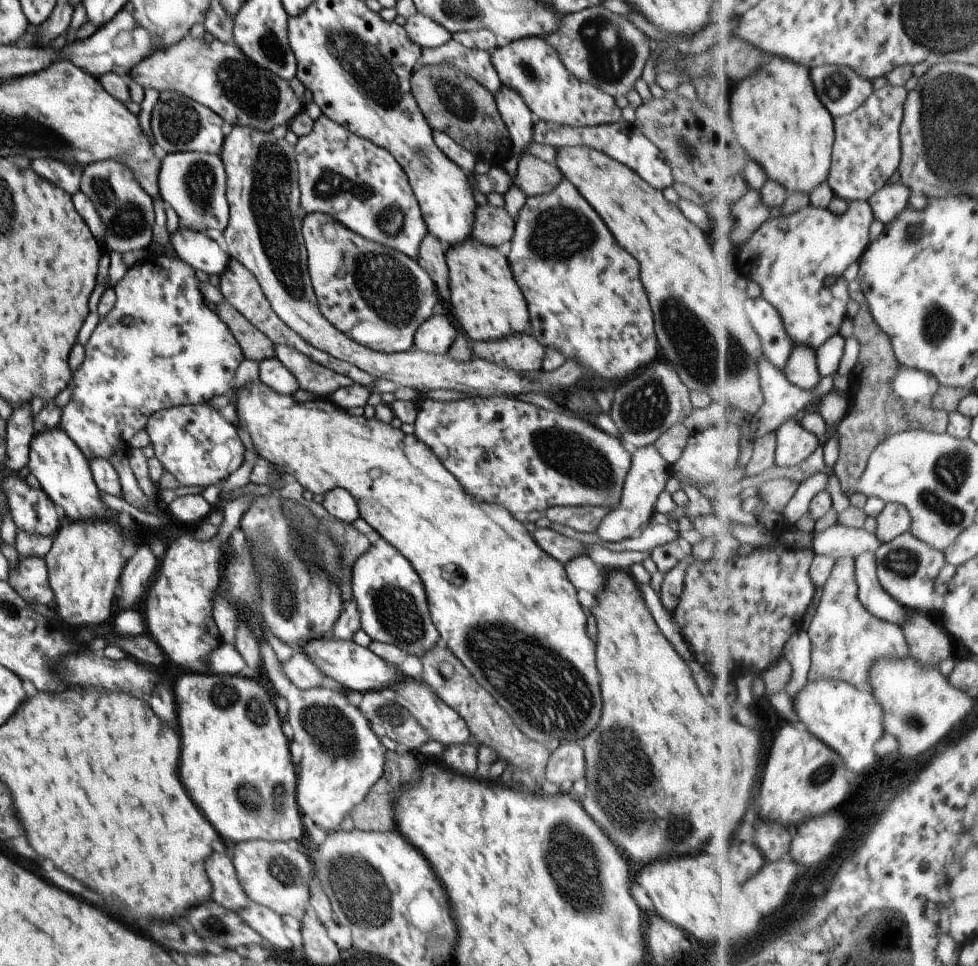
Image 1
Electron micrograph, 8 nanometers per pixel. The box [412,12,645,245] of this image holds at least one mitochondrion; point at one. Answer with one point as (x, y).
(453, 97)

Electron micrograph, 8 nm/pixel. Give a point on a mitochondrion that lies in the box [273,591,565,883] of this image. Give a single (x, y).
(330, 731)

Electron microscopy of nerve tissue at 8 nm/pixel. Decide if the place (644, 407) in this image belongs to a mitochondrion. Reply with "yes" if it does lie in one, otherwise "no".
yes

